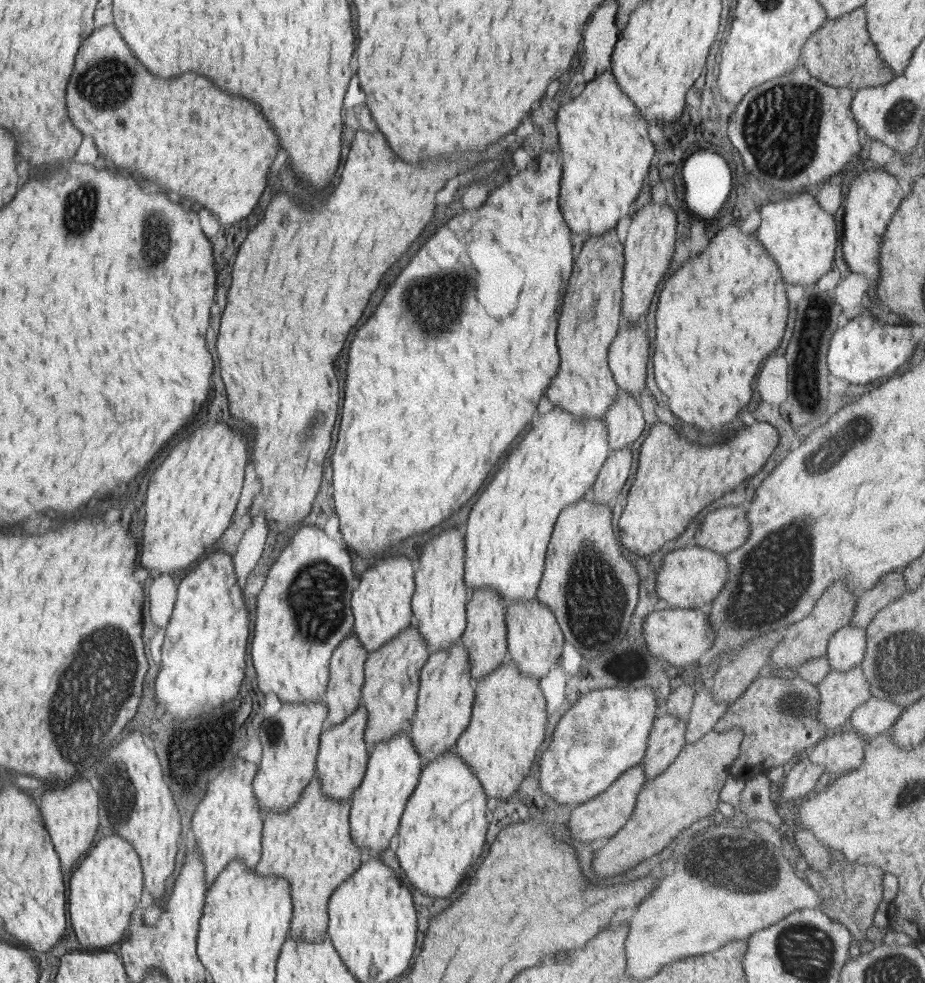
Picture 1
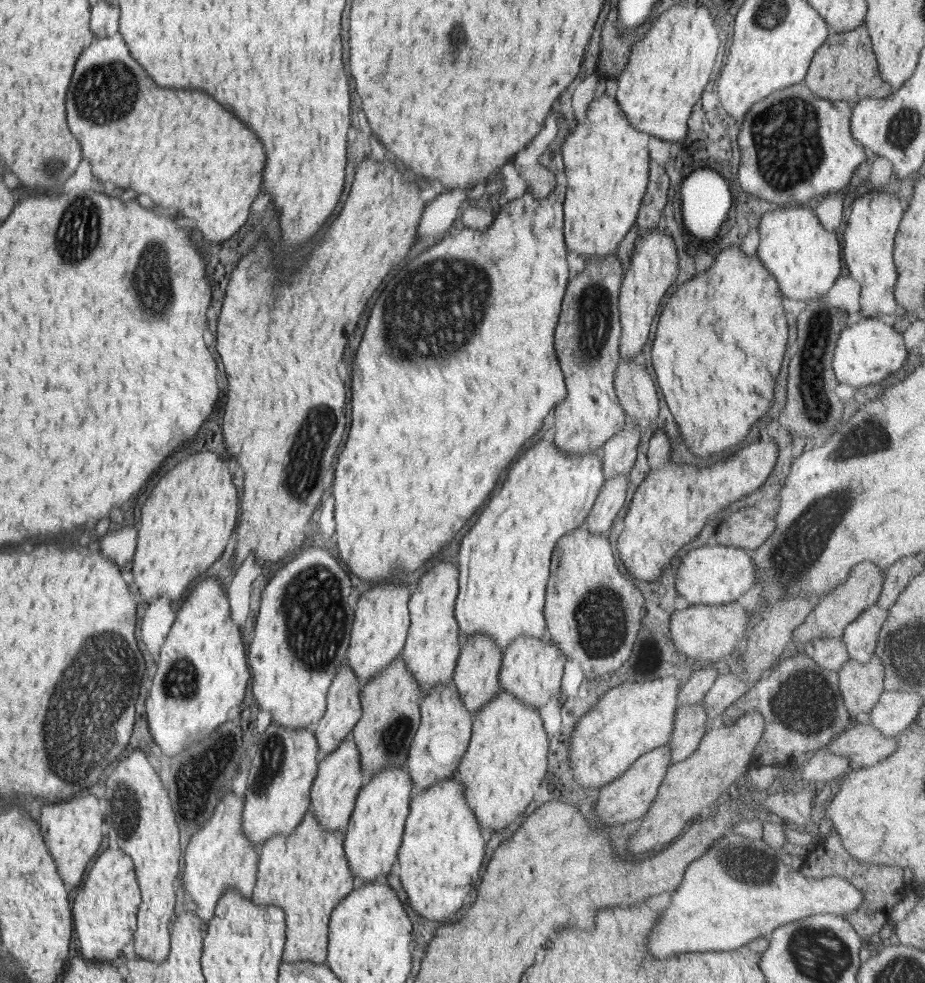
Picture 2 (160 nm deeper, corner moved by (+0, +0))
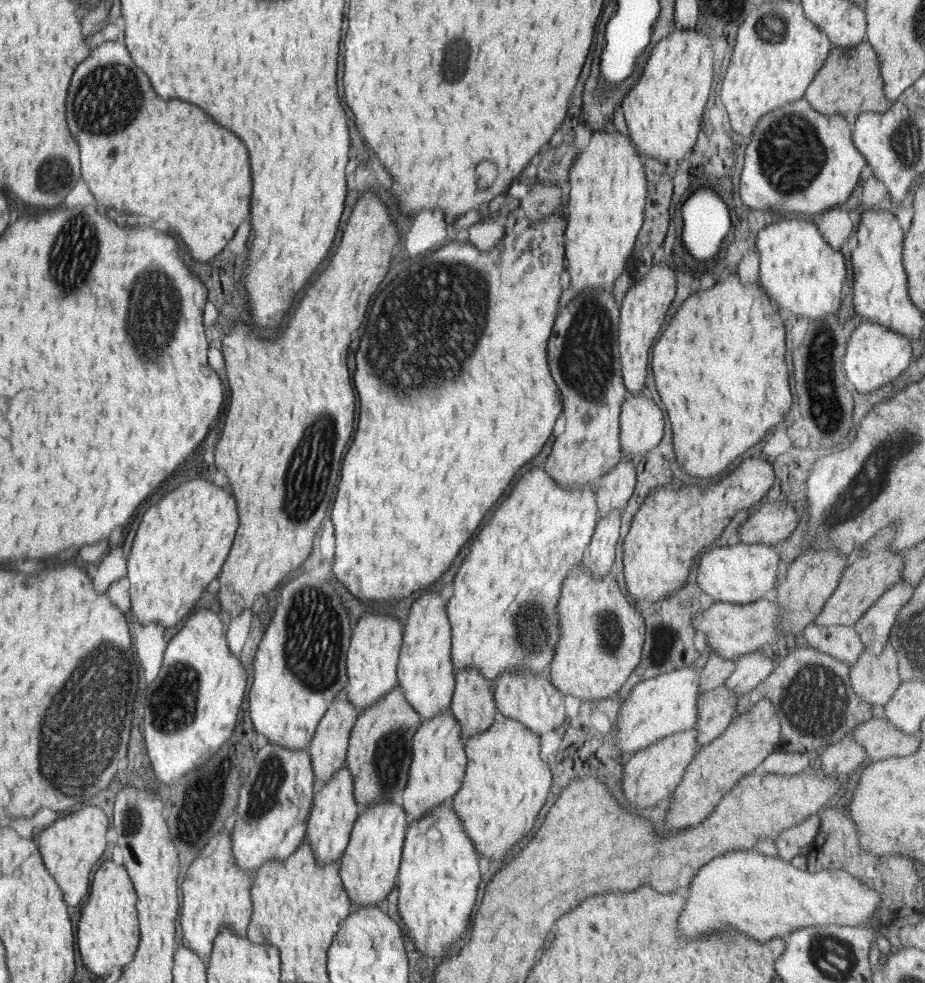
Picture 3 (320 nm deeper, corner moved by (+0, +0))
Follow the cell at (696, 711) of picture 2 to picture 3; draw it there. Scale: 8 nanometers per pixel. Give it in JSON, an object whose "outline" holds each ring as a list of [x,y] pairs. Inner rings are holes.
{"outline":[[[726,685],[704,692],[696,700],[696,744],[708,745],[722,735],[728,724],[738,716],[736,713],[737,694]]]}

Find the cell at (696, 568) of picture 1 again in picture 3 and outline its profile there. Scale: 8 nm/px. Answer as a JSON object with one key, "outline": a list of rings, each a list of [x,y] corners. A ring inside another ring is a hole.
{"outline":[[[738,543],[703,552],[696,566],[697,582],[702,592],[722,603],[750,603],[766,592],[775,592],[780,567],[779,552],[772,545]]]}

